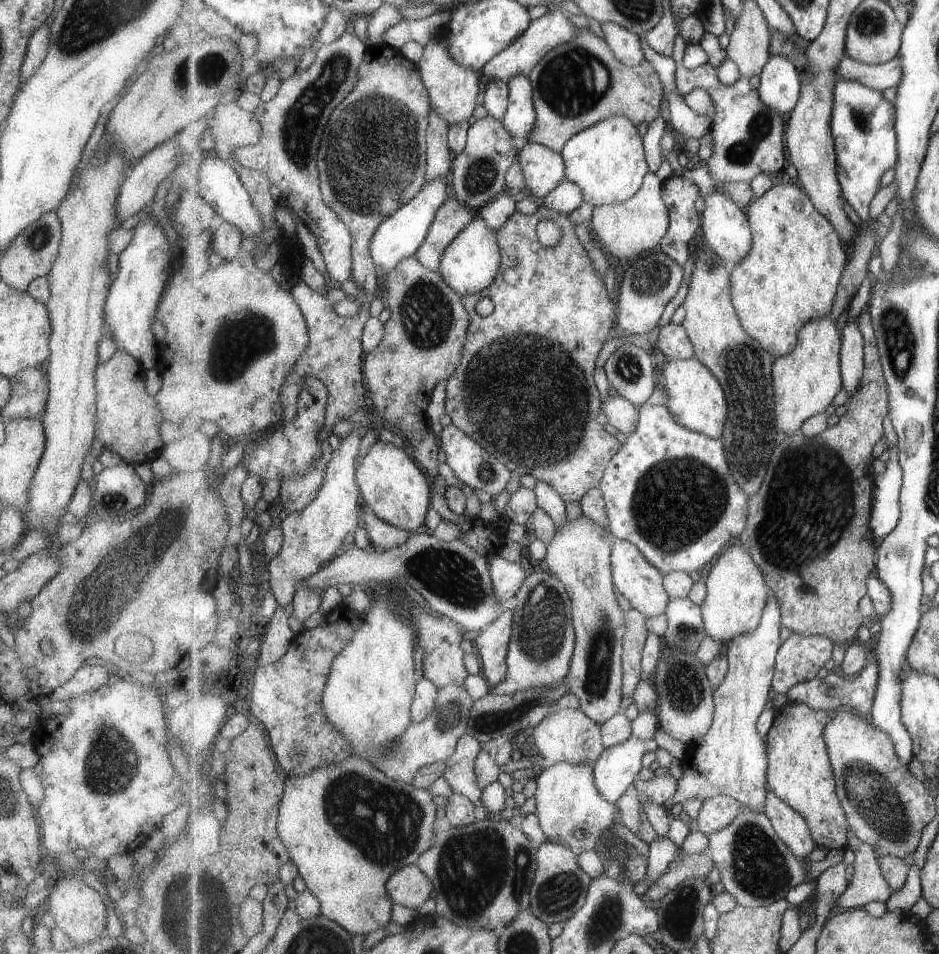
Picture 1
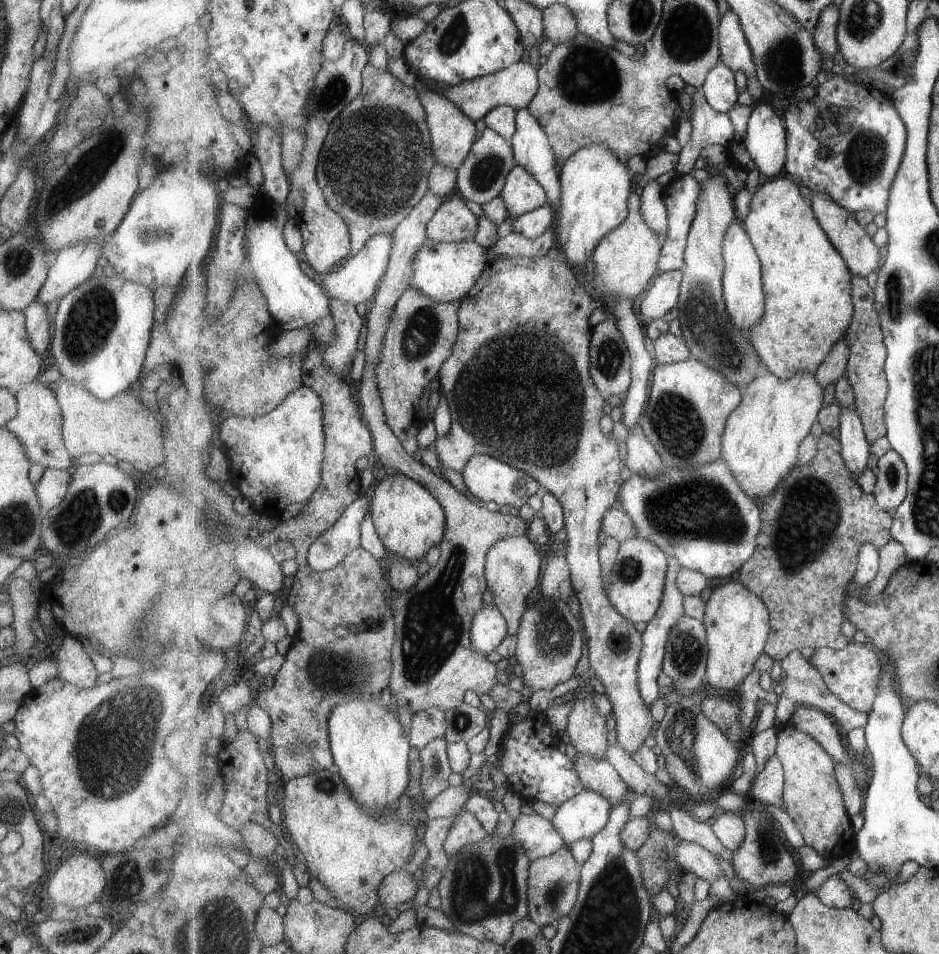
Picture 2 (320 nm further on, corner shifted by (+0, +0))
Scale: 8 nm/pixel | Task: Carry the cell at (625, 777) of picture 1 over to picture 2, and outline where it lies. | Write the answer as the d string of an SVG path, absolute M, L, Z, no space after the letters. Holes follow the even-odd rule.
M586 789L584 792L571 798L568 802L565 802L558 809L553 825L561 832L561 836L565 838L566 845L570 846L573 842L577 842L577 840L582 840L583 838L593 839L595 834L604 830L609 820L611 820L613 808L613 802L607 800L603 794L599 794L595 790Z

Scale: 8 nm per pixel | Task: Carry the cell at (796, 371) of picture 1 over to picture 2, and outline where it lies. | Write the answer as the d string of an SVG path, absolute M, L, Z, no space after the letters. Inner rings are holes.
M799 370L789 380L781 380L768 371L748 385L744 401L728 420L722 458L729 462L751 499L769 496L799 463L801 442L809 436L823 409L824 390L811 370Z

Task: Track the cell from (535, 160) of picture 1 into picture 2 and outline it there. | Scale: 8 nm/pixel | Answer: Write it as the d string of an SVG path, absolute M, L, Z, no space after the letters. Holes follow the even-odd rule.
M520 165L509 174L505 190L500 196L503 196L512 218L532 212L549 201L548 194L539 180Z

